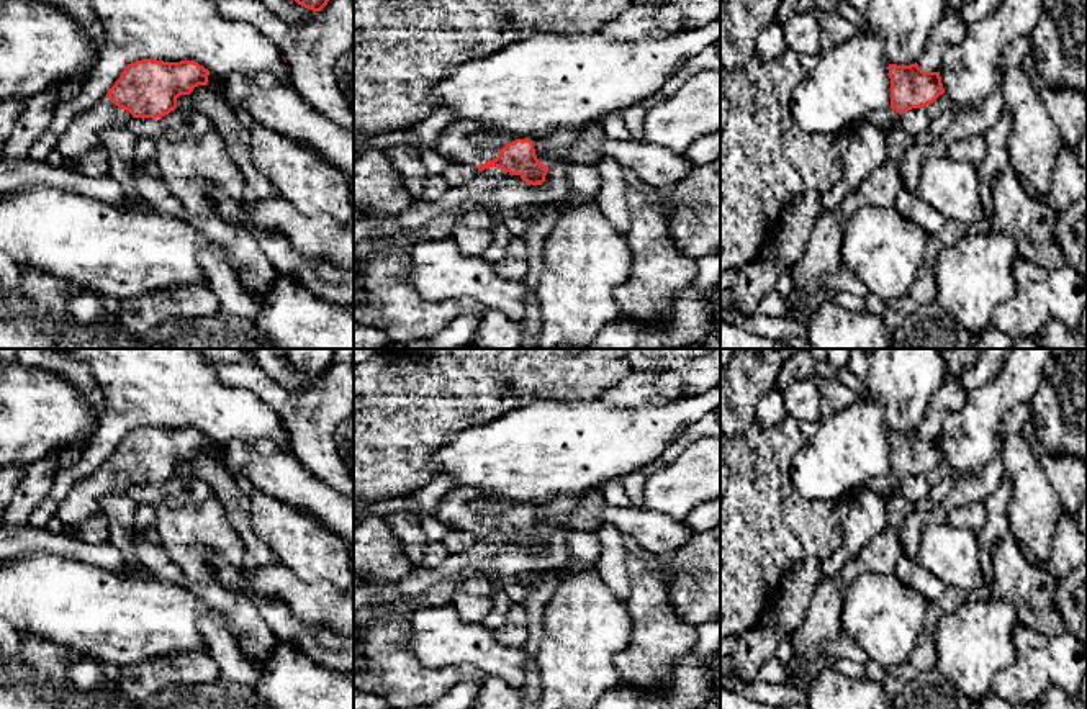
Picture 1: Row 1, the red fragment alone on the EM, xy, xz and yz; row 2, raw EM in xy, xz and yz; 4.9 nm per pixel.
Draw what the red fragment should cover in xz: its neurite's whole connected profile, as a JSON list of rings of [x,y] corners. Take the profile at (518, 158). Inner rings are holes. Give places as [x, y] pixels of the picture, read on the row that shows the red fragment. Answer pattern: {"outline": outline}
{"outline": [[[455,121],[440,136],[435,151],[447,157],[450,162],[473,165],[480,170],[499,167],[504,172],[519,175],[530,185],[545,182],[548,167],[540,164],[534,141],[516,139],[506,142],[501,138],[493,138],[486,144],[475,144],[470,136],[478,131],[471,121]]]}

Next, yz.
{"outline": [[[889,64],[891,106],[884,111],[869,115],[869,121],[889,131],[899,121],[899,116],[912,108],[923,108],[945,93],[940,72],[923,72],[918,64],[897,65]]]}

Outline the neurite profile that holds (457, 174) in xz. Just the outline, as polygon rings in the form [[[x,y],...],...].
[[[450,162],[442,172],[450,187],[463,187],[470,183],[478,174],[478,169],[468,164]]]

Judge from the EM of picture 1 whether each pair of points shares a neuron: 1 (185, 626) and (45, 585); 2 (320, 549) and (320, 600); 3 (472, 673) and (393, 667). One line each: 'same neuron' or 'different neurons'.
1: same neuron
2: different neurons
3: same neuron

